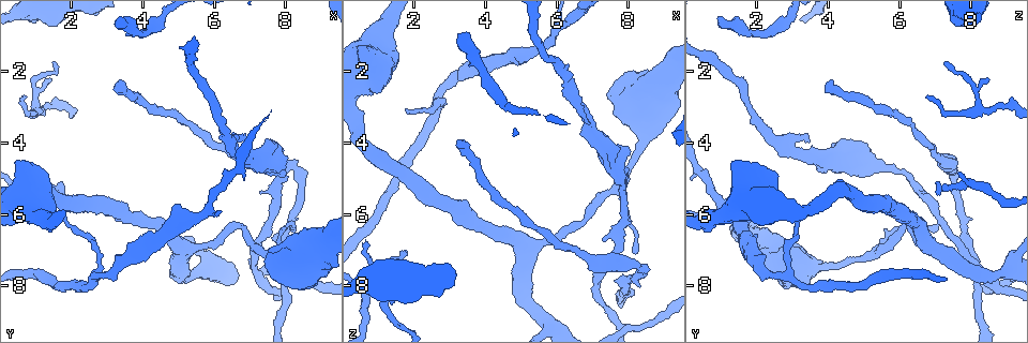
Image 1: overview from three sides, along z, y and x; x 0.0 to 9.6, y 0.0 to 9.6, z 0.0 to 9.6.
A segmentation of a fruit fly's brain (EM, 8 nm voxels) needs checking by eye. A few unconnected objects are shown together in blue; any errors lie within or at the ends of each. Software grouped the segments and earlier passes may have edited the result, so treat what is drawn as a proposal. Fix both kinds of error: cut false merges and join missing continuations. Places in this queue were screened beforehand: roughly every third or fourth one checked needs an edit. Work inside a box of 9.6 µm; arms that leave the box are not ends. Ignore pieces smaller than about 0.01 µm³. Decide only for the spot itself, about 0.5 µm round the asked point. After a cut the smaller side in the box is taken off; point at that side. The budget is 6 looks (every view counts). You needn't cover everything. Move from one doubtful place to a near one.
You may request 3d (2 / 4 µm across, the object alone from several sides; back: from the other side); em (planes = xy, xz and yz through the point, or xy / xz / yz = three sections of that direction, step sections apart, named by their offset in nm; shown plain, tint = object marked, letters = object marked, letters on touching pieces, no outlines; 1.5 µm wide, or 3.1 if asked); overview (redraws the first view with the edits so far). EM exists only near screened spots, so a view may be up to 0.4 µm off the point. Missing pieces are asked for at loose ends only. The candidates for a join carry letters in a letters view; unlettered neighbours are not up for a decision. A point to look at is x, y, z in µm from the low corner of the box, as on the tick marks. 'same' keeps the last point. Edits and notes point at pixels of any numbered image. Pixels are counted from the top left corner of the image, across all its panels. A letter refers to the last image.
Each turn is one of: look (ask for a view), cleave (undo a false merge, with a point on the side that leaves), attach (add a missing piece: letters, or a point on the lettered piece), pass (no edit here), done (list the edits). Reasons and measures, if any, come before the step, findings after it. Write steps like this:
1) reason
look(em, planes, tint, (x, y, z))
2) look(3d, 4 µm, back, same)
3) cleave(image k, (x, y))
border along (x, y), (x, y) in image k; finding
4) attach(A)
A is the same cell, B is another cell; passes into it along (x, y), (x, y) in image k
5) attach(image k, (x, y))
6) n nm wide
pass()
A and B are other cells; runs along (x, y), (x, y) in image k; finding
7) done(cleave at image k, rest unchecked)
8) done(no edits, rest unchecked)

long arm stops here
look(em, planes, letters, (3.40, 2.25, 4.05))

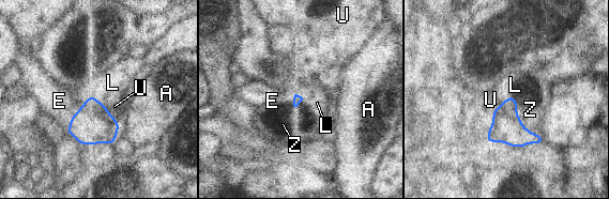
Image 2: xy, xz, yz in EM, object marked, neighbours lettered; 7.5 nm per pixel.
attach(E)
E is the same cell, A, L, U and Z are other cells; passes into it along (92, 124), (75, 112), (59, 101) in image 2; it goes on there

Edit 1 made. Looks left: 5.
redraw
look(overview)

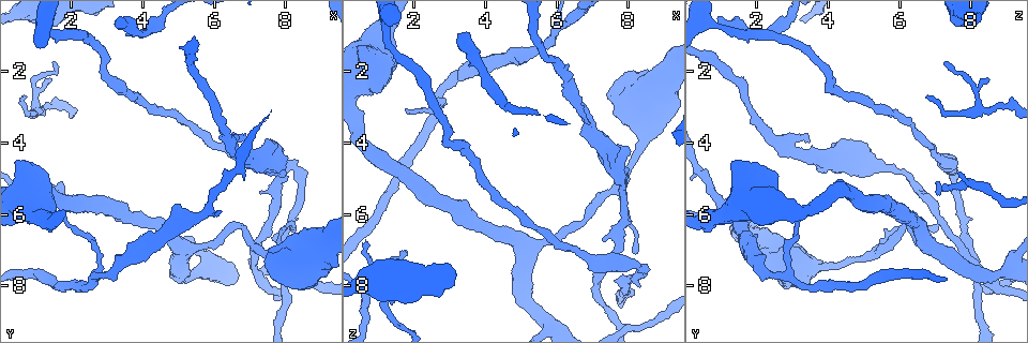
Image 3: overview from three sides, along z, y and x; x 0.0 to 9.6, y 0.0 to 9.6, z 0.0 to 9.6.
sharp bend
look(em, planes, letters, (6.65, 6.35, 6.25))

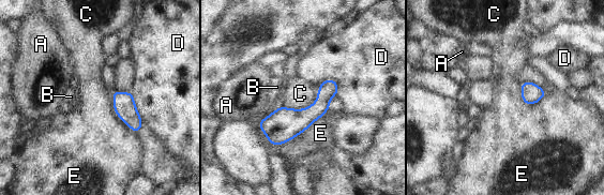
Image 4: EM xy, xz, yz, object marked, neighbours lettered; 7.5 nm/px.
pass()
A, B, C, D and E are other cells; border along (319, 88), (304, 107), (281, 106) in image 4; all the same cell

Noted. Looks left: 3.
a fork
look(em, planes, tint, (1.00, 3.15, 8.25))

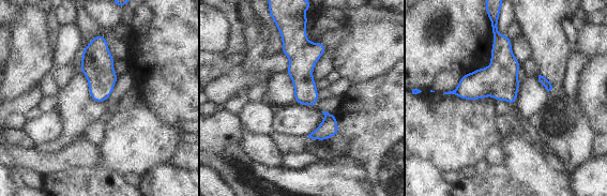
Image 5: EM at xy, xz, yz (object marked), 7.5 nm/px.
see the neighbours
look(em, planes, letters, same)

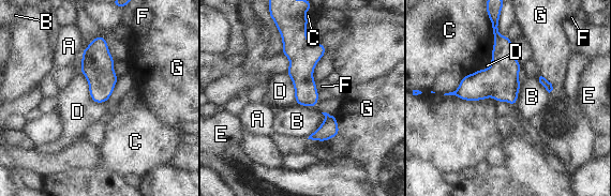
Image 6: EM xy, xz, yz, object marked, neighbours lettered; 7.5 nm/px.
180 nm wide
pass()
A, B, C, D, E, F and G are other cells; border along (79, 71), (90, 98), (105, 102) in image 6; all the same cell

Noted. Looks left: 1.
done(attach at image 2, rest unchecked)

